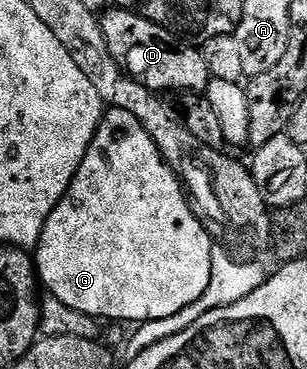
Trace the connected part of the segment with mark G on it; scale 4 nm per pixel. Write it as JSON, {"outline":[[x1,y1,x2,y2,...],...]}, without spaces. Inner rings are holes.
{"outline":[[107,108,103,114,103,121,99,123,97,134,89,146,69,190,63,195,61,202,53,210,53,214,49,214,49,218,45,222,45,230,34,249,33,259,37,269,38,283,50,295,61,298,61,302,65,302,65,306,73,306,73,310,81,310,81,314,89,314,102,318,104,321,106,321,105,319,115,320,111,322,121,322,117,320,144,322,157,318,169,318,173,314,185,310,185,306,197,302,209,286,213,238,207,233,207,224,195,217,195,212,191,209,191,204,187,201,187,196,183,193,183,188,175,176,178,176,176,169,164,160,163,155,157,150,153,138,149,138,145,126,141,126,141,122,137,122,137,118,133,118,133,114,129,114,129,110]]}

